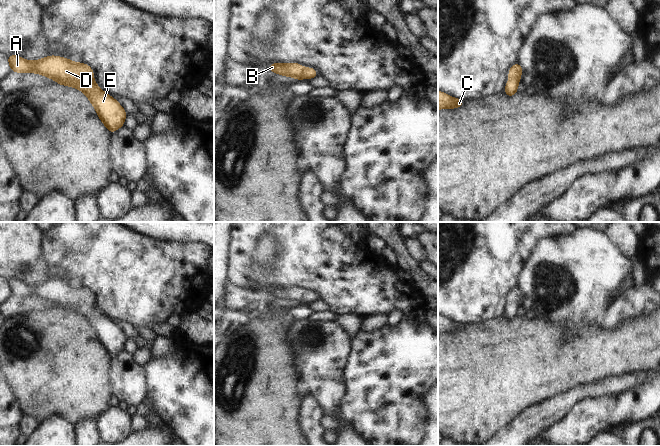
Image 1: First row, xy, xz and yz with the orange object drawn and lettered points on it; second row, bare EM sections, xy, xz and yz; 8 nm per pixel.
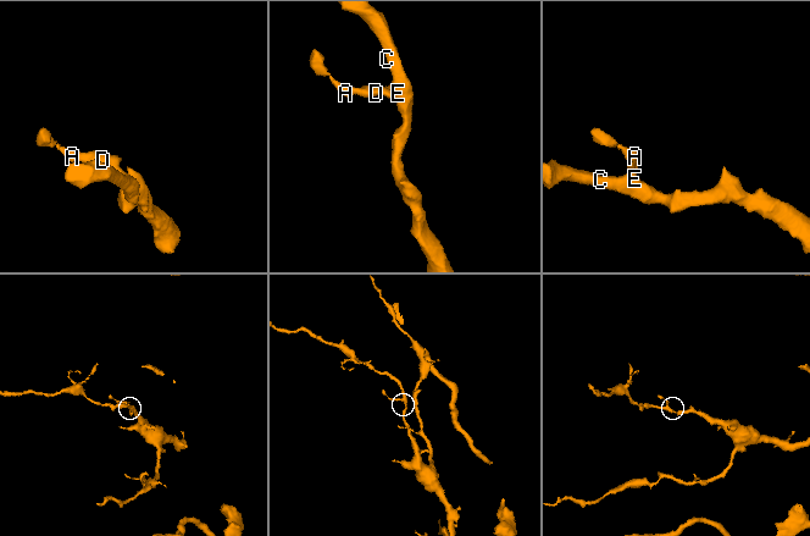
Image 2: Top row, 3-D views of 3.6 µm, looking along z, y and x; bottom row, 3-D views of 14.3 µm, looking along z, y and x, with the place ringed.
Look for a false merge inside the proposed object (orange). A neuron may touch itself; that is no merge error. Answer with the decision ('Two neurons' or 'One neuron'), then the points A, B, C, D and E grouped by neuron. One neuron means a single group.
One neuron. Groups: A B C D E.

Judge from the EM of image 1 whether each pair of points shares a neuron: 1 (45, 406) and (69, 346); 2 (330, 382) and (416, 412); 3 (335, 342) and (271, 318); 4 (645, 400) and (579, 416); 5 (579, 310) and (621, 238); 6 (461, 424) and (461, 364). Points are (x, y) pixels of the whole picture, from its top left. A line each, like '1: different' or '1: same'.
1: same
2: different
3: different
4: same
5: different
6: same

